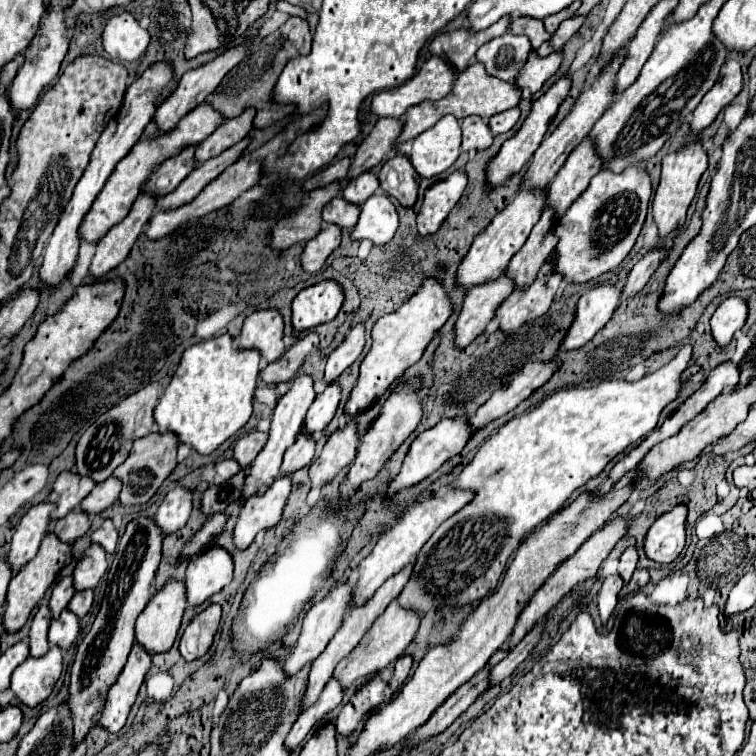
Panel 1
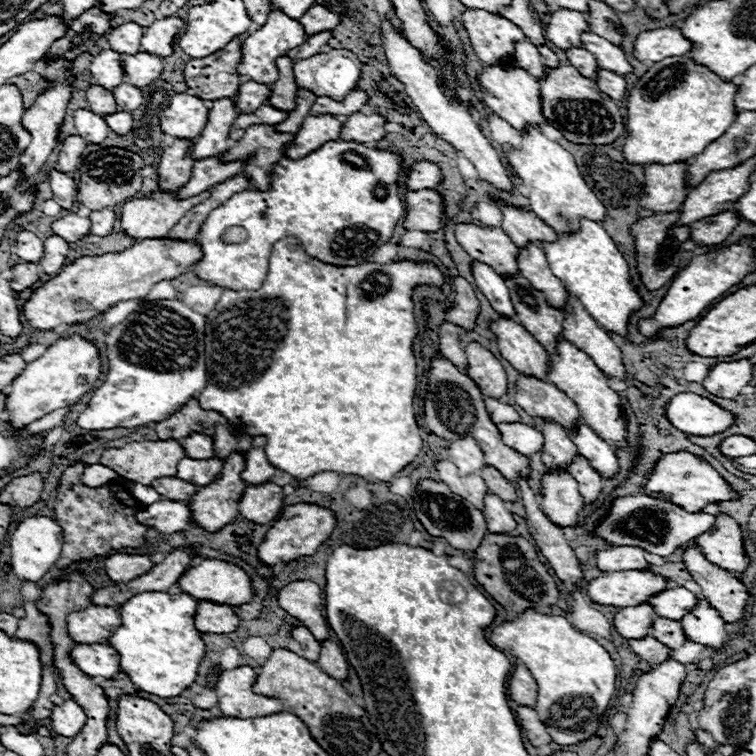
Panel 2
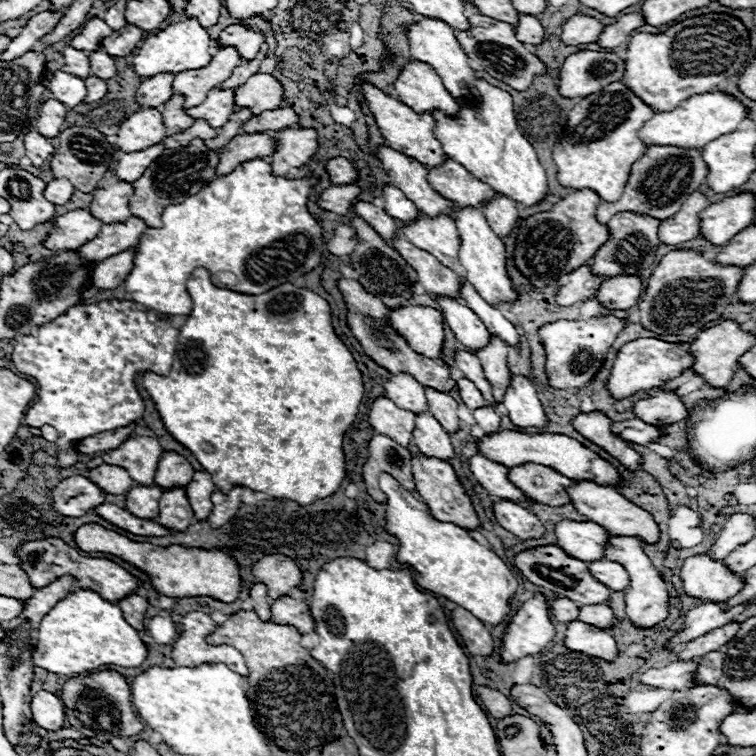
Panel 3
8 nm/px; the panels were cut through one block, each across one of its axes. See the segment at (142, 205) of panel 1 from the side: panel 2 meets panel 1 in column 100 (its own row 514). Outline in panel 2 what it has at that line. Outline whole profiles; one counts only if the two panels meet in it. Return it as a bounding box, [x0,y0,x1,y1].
[238,484,282,524]

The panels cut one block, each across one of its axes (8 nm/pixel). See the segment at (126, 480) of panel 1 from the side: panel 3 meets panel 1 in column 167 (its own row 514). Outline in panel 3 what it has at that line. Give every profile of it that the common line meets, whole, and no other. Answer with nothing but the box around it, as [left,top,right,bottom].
[410,446,482,530]

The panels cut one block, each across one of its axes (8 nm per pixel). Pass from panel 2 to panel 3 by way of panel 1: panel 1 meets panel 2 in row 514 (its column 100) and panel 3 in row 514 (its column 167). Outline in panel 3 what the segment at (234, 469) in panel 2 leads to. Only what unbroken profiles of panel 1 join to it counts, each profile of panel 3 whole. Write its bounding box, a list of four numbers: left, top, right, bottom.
[126,486,162,520]

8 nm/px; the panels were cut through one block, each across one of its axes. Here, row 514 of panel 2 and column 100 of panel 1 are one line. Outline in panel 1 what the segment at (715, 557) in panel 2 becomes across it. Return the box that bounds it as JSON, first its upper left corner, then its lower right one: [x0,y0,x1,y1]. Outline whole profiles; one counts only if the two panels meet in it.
[98,644,152,734]

